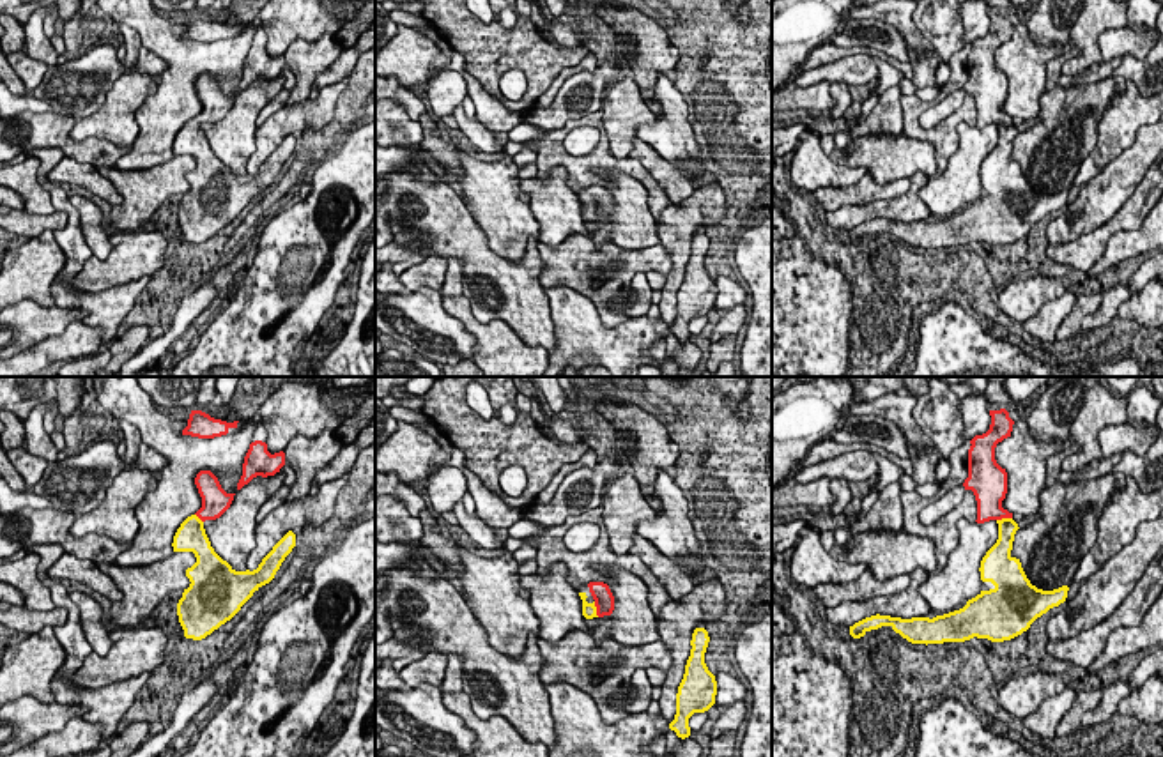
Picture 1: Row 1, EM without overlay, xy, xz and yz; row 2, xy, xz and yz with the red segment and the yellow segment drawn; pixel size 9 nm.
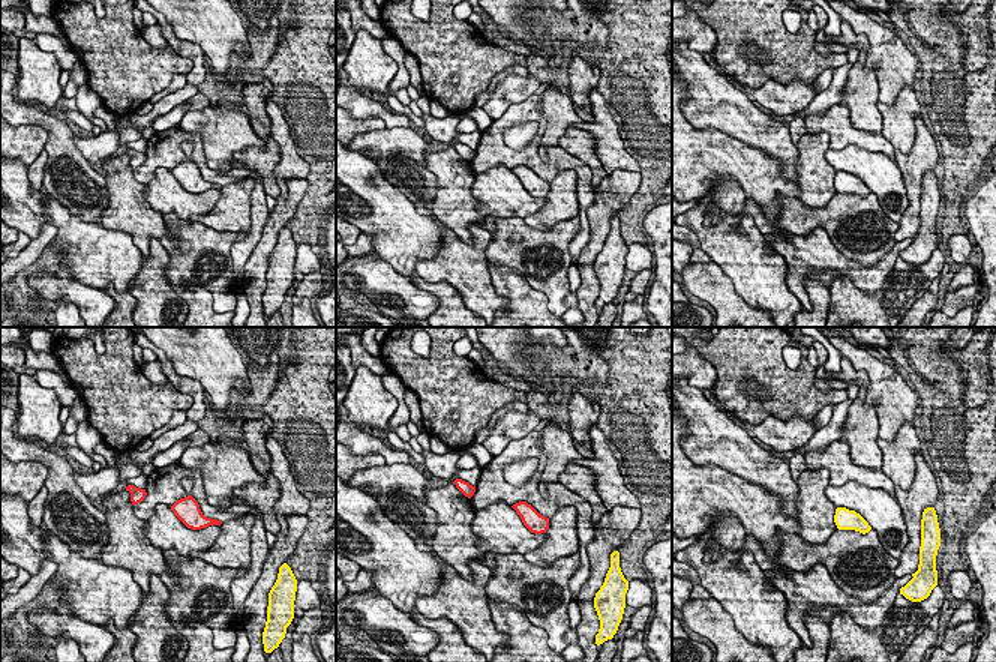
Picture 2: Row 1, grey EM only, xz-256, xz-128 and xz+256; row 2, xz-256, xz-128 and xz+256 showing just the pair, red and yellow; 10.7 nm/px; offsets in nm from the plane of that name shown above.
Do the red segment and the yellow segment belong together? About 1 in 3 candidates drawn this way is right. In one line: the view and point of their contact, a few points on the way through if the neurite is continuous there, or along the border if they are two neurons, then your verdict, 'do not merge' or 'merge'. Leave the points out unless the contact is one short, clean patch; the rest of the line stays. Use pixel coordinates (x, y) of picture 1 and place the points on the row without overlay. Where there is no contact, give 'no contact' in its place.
xz (597, 213) | across xz (604, 204), (597, 213), (588, 213) | merge

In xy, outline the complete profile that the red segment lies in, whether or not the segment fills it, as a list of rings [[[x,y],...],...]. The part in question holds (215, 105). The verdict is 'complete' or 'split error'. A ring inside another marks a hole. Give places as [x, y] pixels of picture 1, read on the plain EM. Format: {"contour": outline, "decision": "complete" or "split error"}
{"contour": [[[200,74],[195,88],[202,111],[181,127],[172,150],[173,156],[193,156],[196,161],[186,173],[191,187],[177,207],[177,219],[184,241],[202,244],[230,225],[255,195],[274,182],[296,150],[296,138],[289,134],[257,173],[235,175],[214,156],[204,133],[205,124],[216,124],[230,111],[235,97],[227,97],[211,74]]], "decision": "split error"}

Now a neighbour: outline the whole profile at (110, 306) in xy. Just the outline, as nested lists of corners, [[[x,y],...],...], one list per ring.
[[[142,276],[136,281],[115,285],[103,292],[83,292],[81,301],[89,315],[81,320],[89,327],[103,329],[103,343],[115,338],[124,317],[133,310],[135,301],[145,290],[150,276]]]

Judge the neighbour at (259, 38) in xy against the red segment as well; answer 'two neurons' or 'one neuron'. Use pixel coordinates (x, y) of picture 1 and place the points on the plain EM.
one neuron

